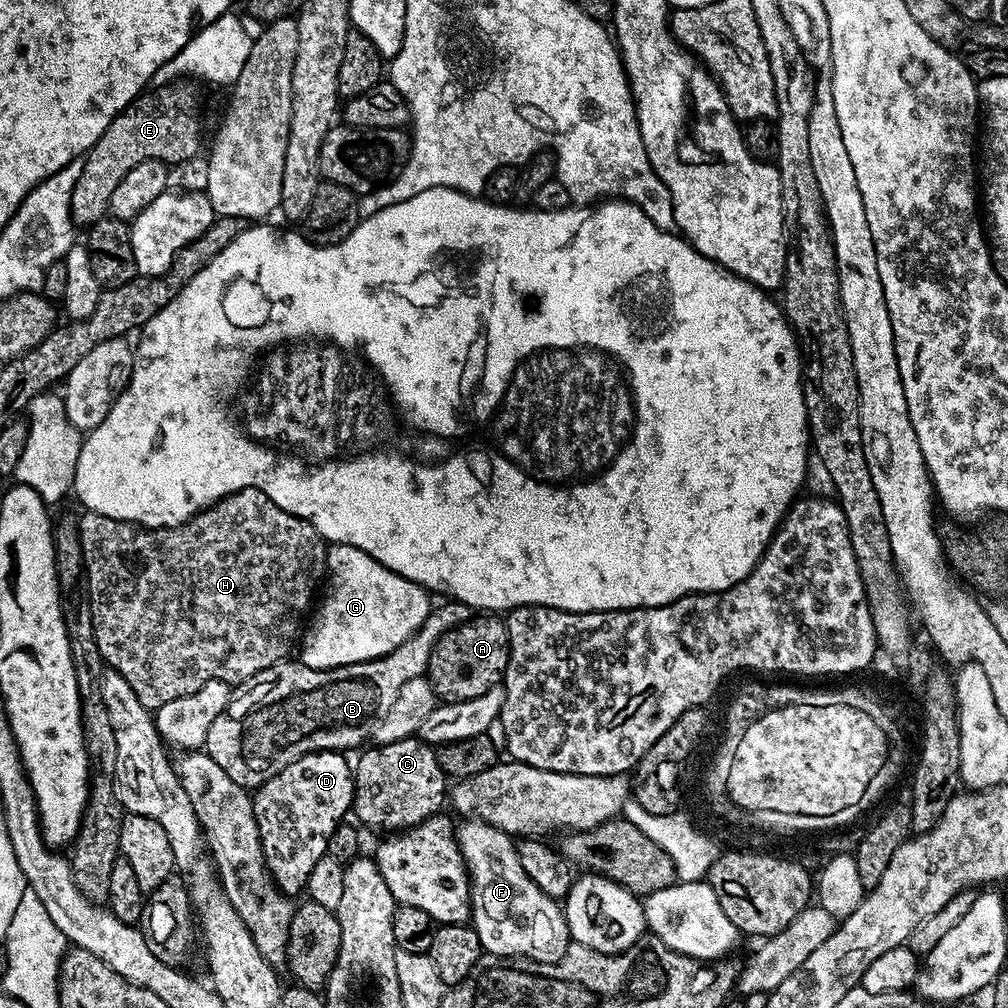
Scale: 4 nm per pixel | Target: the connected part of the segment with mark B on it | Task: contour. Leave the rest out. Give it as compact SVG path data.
M447 603L441 608L440 605L433 607L419 632L415 632L390 654L379 656L377 660L314 670L295 659L288 658L262 670L239 689L241 692L237 691L233 695L228 701L228 710L218 714L218 718L214 718L214 726L210 726L206 734L203 751L214 762L218 762L238 786L255 790L261 788L270 778L274 778L274 774L286 770L290 762L298 762L298 758L311 752L335 752L356 747L359 749L365 743L363 740L367 736L369 739L380 725L380 721L386 718L390 706L394 706L394 702L399 698L402 686L406 686L410 678L418 678L427 673L432 652L438 641L444 637L444 633L473 619L473 609L467 608L465 604Z

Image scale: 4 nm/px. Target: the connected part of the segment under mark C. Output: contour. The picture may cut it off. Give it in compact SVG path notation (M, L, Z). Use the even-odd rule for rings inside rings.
M409 738L371 747L365 747L359 753L361 756L354 760L354 816L372 828L381 828L384 834L399 834L407 829L417 828L423 820L428 820L441 811L439 808L446 804L446 777L442 766L438 766L436 748L433 745L419 738Z

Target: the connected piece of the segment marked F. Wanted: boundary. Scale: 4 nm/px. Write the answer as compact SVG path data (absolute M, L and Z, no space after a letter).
M475 818L463 823L455 829L456 844L470 877L470 924L476 929L481 949L489 956L558 963L570 943L563 907L530 882L522 862L518 862L517 841L513 837Z

